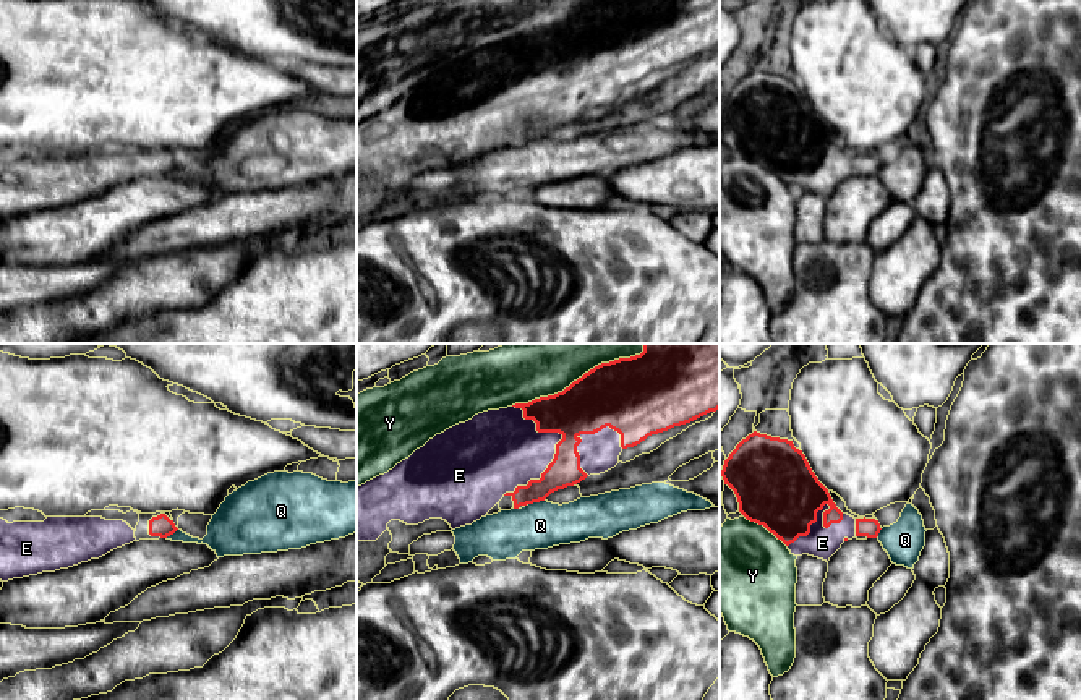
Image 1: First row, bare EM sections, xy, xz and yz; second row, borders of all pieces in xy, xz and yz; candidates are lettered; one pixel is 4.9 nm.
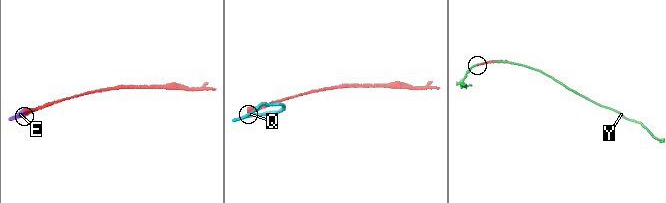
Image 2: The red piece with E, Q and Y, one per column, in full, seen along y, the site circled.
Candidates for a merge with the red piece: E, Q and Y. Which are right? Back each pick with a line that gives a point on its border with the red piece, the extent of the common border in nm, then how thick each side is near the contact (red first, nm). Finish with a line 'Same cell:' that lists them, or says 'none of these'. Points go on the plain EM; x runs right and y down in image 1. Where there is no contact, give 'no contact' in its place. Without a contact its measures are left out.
E: contact xz (556, 85); length 460 nm; calibres 280 and 360 nm
Same cell: E

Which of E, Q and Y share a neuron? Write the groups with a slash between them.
E / Q / Y

